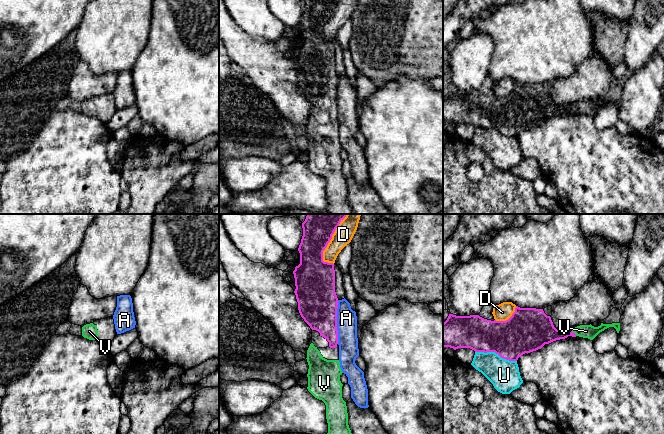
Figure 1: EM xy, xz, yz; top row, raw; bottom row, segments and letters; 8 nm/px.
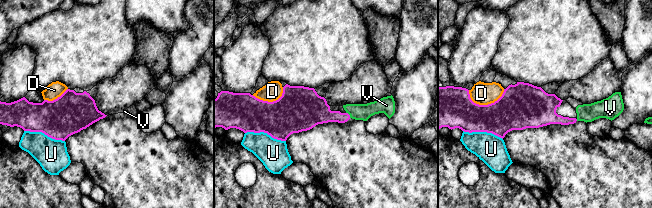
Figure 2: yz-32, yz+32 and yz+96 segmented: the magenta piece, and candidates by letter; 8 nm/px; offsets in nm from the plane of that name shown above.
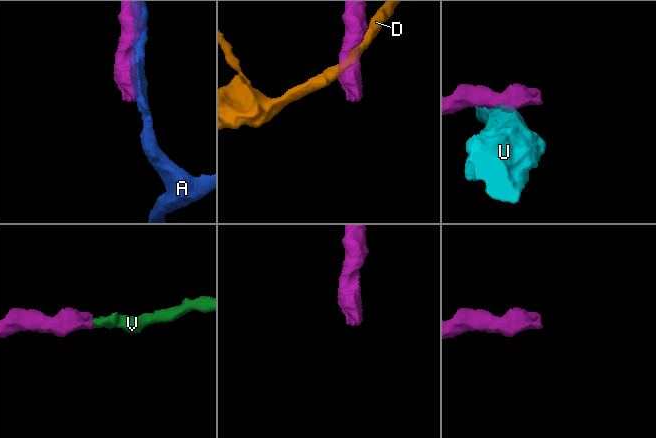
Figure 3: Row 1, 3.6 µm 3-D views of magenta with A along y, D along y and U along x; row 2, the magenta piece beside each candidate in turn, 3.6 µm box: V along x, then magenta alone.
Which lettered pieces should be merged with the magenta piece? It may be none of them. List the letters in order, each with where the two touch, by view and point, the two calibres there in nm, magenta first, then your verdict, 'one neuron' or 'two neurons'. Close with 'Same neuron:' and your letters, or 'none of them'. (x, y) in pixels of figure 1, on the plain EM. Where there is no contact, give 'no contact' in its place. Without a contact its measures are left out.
A: xz (336, 98) | 320/160 nm | two neurons
D: xz (328, 18) | 220/150 nm | two neurons
U: yz (496, 129) | 320/240 nm | two neurons
V: yz (574, 109) | 190/110 nm | one neuron
Same neuron: V

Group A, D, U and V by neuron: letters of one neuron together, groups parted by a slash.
A / D / U / V

